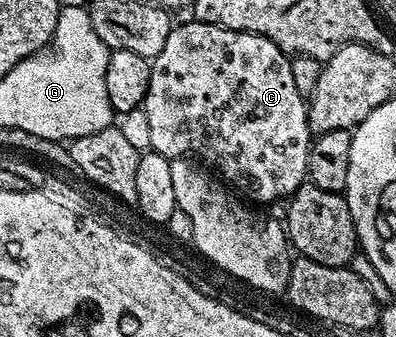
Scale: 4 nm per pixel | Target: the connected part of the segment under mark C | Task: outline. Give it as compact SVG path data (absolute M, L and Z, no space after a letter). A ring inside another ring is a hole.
M194 19L188 21L188 25L176 24L172 28L165 47L151 61L149 91L141 106L149 121L150 148L168 159L188 155L198 159L248 202L282 202L290 198L308 180L307 160L313 134L307 122L308 102L297 83L293 83L288 54L268 37L256 33L222 29L220 25L206 25Z

